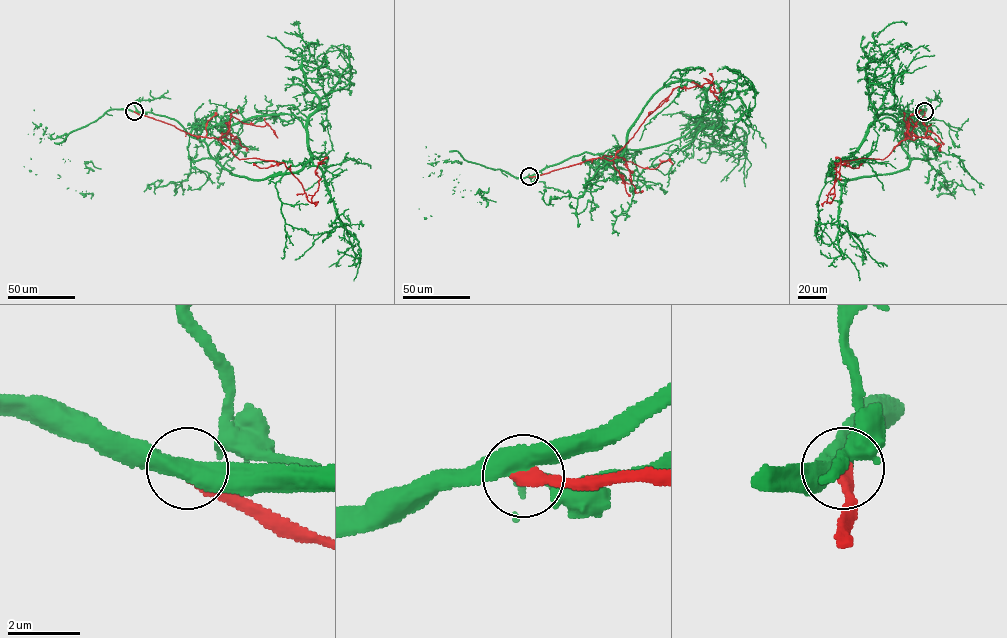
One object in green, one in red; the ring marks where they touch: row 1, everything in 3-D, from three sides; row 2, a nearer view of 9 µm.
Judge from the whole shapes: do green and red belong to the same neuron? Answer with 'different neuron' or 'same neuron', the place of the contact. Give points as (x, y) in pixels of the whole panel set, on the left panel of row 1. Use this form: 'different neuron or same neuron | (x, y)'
different neuron | (134, 111)

